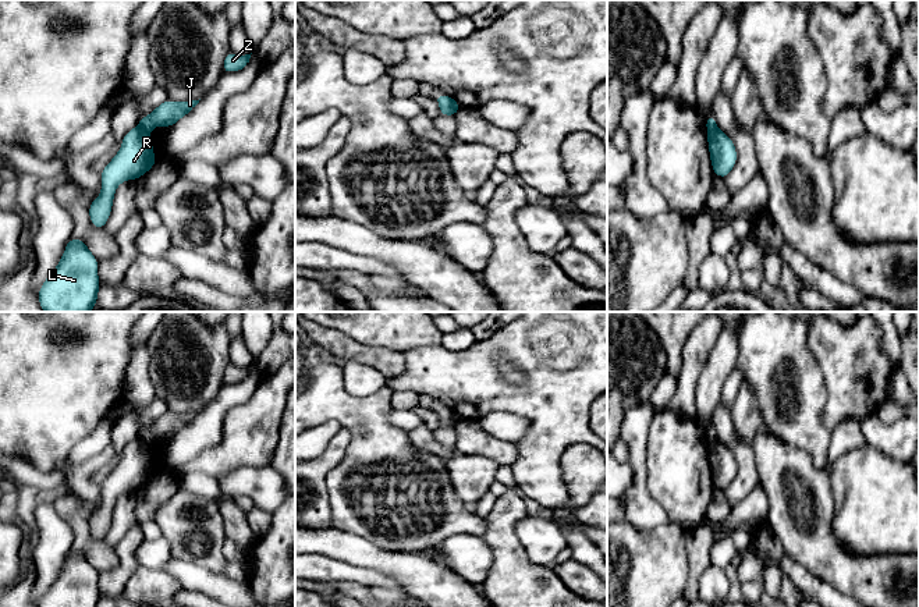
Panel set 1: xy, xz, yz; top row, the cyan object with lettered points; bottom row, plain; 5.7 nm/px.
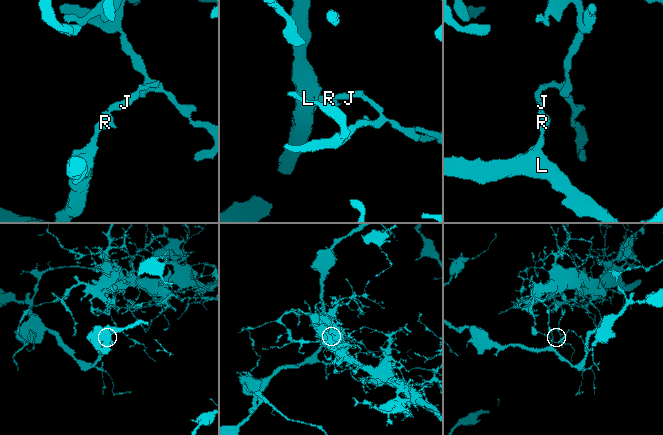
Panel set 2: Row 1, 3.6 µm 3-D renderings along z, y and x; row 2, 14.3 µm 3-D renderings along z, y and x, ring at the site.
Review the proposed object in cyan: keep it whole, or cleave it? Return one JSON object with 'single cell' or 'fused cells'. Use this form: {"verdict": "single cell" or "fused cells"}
{"verdict": "fused cells"}

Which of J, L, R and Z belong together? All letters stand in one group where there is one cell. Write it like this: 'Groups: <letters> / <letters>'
Groups: J Z / L R

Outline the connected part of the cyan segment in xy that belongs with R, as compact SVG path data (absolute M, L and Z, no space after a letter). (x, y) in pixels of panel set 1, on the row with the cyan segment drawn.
M141 127L129 129L118 153L100 174L102 192L89 206L89 219L96 228L104 228L111 213L116 188L127 180L138 180L156 163L150 135Z

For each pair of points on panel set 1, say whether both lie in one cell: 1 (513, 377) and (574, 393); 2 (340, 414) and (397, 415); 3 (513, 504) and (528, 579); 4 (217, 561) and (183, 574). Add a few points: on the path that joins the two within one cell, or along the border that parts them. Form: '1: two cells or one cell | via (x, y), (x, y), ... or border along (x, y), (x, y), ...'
1: two cells | border along (501, 357), (524, 375), (522, 384)
2: two cells | border along (391, 410), (389, 421), (407, 432)
3: one cell | via (507, 522), (510, 561)
4: two cells | border along (173, 556), (185, 561), (194, 561), (220, 574)

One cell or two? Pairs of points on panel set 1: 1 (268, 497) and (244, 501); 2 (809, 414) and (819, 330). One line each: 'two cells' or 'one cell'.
1: two cells
2: two cells

